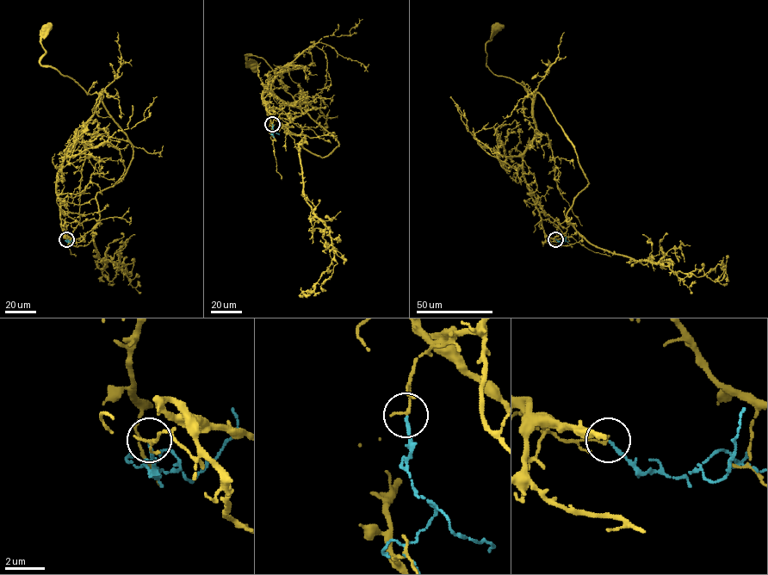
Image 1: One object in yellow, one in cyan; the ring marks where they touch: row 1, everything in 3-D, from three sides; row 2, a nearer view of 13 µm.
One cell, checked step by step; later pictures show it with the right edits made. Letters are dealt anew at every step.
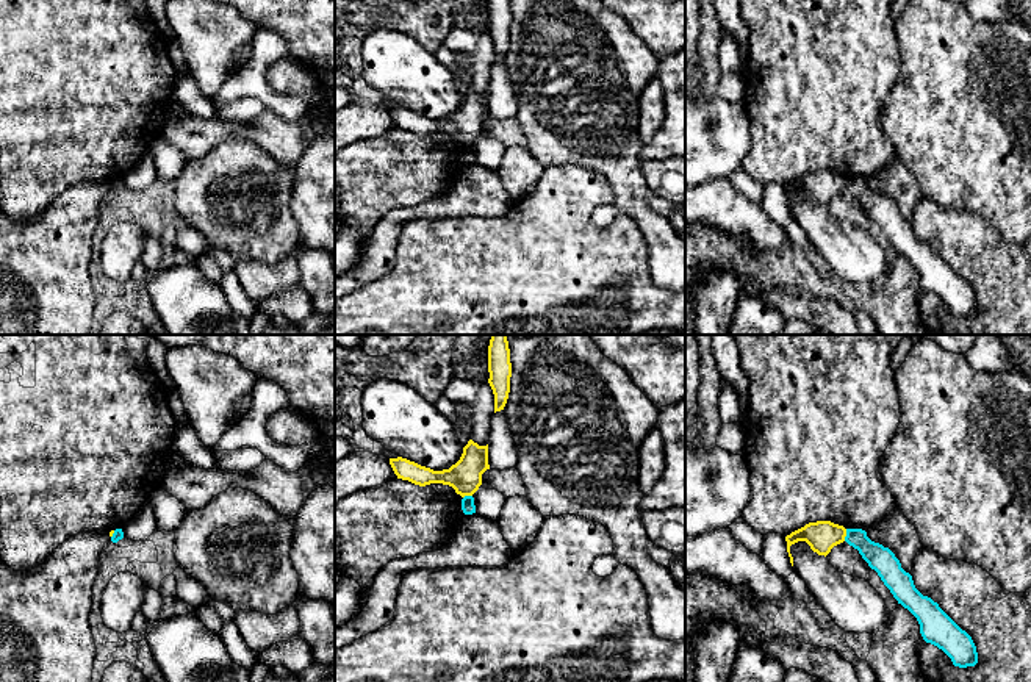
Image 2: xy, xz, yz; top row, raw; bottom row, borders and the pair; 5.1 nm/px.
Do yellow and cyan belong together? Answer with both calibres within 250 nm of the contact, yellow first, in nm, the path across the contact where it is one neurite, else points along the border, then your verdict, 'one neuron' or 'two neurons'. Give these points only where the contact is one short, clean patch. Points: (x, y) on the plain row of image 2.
160 nm thick on the yellow side, 140 nm on the other; border along yz (847, 179), (844, 190); two neurons

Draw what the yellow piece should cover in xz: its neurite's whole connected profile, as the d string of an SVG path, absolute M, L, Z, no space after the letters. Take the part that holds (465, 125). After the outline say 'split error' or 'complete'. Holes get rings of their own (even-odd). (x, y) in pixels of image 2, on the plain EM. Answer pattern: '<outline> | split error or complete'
M469 89L460 109L443 120L433 120L402 106L390 108L390 114L397 128L419 136L443 133L452 136L462 147L472 145L482 135L482 124L490 119L488 94L479 95Z | complete

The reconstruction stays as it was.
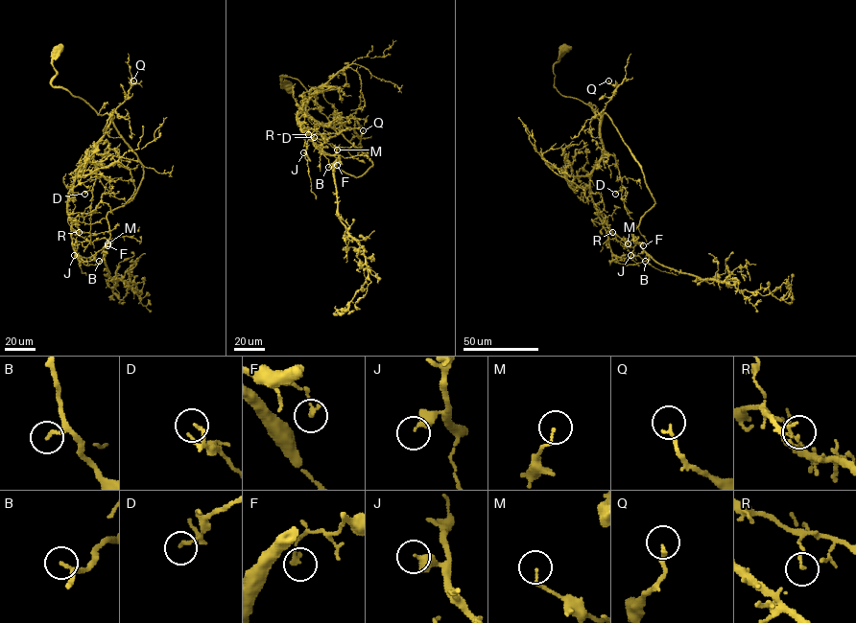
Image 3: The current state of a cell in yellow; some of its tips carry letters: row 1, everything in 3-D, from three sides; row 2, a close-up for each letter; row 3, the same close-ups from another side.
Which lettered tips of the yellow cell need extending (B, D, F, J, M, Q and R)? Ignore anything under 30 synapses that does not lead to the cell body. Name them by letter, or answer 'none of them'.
none of them

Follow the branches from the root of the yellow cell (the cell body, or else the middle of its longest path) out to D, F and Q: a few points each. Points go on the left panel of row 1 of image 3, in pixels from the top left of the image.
D: (59, 50), (51, 84), (109, 116), (95, 149), (106, 154), (95, 168), (92, 190), (84, 194)
F: (59, 50), (51, 84), (83, 100), (98, 114), (109, 114), (143, 166), (135, 195), (107, 213), (107, 245)
Q: (59, 50), (52, 61), (56, 74), (51, 84), (83, 100), (98, 114), (109, 116), (128, 96), (133, 80)

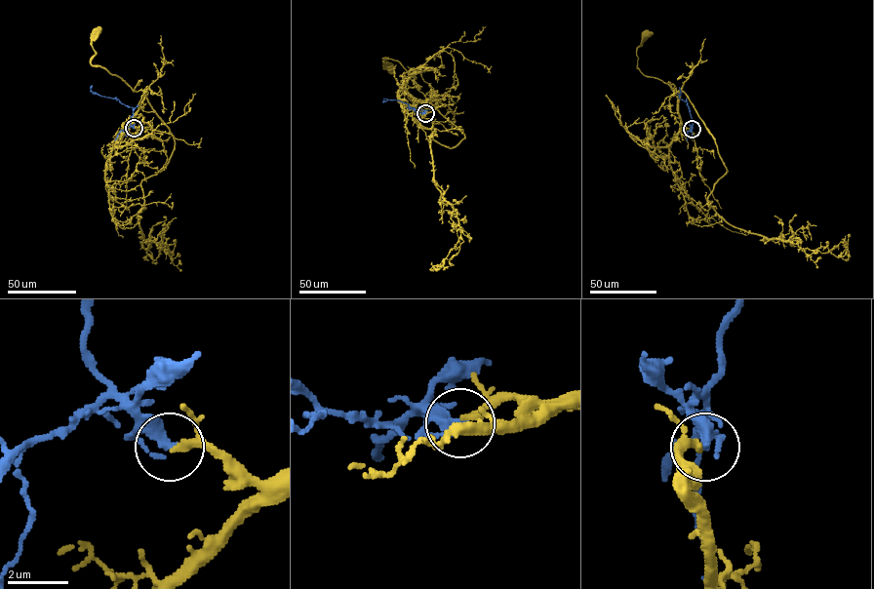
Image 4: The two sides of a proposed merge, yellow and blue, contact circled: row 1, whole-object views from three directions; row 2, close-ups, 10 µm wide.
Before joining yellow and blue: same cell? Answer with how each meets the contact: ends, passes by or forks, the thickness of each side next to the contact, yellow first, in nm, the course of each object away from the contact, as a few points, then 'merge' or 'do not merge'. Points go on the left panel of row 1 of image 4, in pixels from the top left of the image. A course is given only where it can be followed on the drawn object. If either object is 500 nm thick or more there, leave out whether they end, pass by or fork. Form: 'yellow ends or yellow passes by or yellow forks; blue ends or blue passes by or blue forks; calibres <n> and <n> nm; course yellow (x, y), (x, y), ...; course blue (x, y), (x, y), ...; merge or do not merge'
yellow ends; blue ends; calibres 200 and 400 nm; course yellow (134, 128), (140, 128), (131, 119), (144, 93), (91, 63), (97, 32); course blue (134, 128), (130, 122), (134, 108), (115, 98), (94, 94), (92, 85); merge

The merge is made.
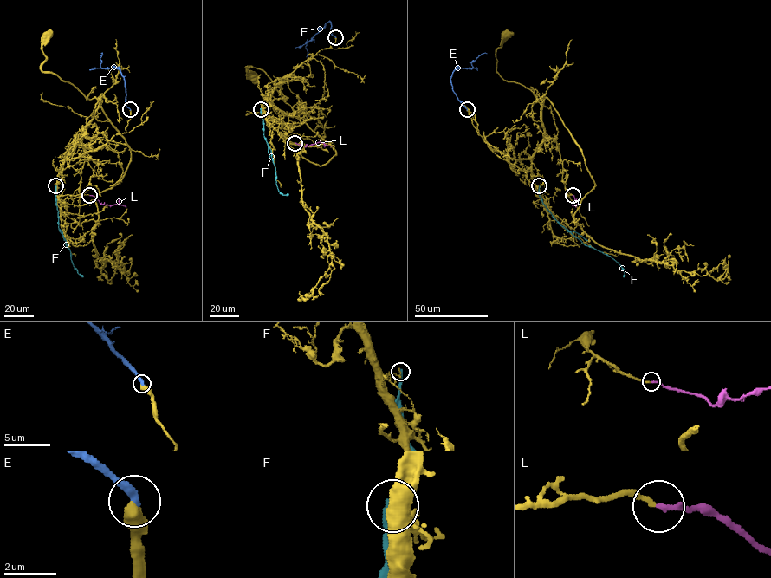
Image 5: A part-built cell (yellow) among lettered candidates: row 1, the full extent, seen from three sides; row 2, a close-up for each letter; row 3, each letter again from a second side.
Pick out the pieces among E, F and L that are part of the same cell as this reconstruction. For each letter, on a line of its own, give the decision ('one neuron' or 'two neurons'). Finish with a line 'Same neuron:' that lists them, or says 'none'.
E: two neurons
F: two neurons
L: one neuron
Same neuron: L

